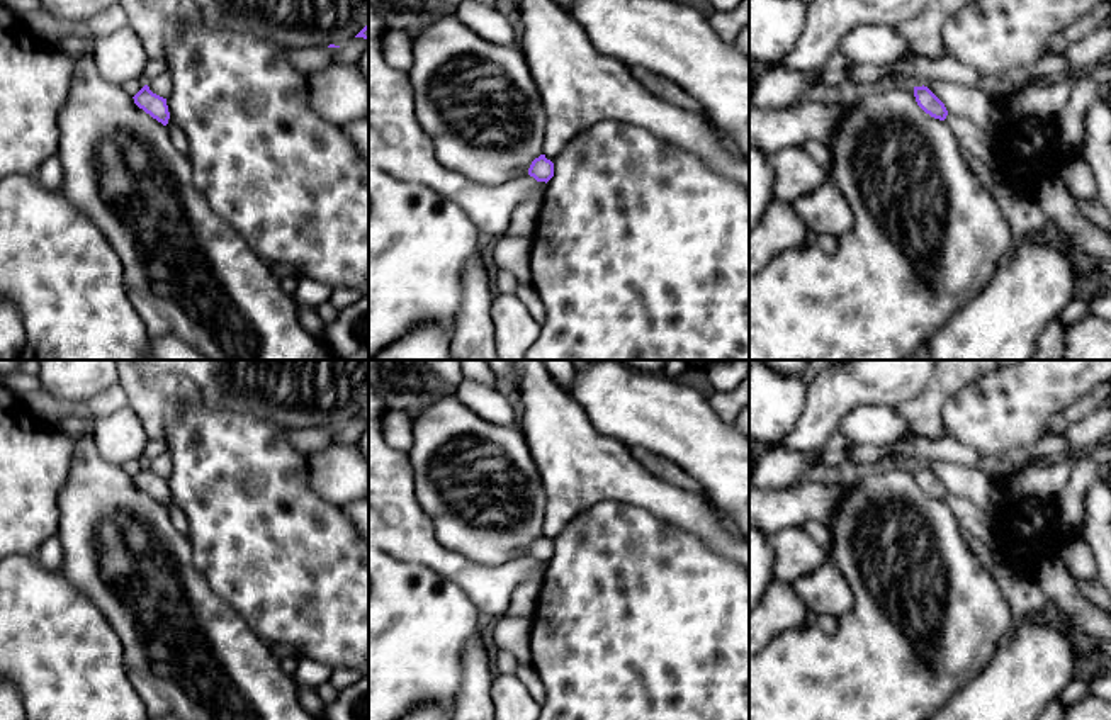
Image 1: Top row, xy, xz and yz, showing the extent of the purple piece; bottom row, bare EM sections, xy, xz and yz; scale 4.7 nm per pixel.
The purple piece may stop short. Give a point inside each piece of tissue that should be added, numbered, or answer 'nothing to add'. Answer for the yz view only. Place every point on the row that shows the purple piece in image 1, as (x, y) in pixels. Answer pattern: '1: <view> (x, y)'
nothing to add

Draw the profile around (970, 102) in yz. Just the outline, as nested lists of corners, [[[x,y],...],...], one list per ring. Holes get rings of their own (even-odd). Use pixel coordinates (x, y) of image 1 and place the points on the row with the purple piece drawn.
[[[945,80],[929,82],[924,87],[945,104],[948,114],[977,122],[990,136],[995,136],[1007,121],[1002,105],[978,87]]]

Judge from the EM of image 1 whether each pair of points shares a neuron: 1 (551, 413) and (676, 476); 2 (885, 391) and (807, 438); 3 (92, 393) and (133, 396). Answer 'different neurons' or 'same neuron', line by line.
1: different neurons
2: same neuron
3: different neurons

